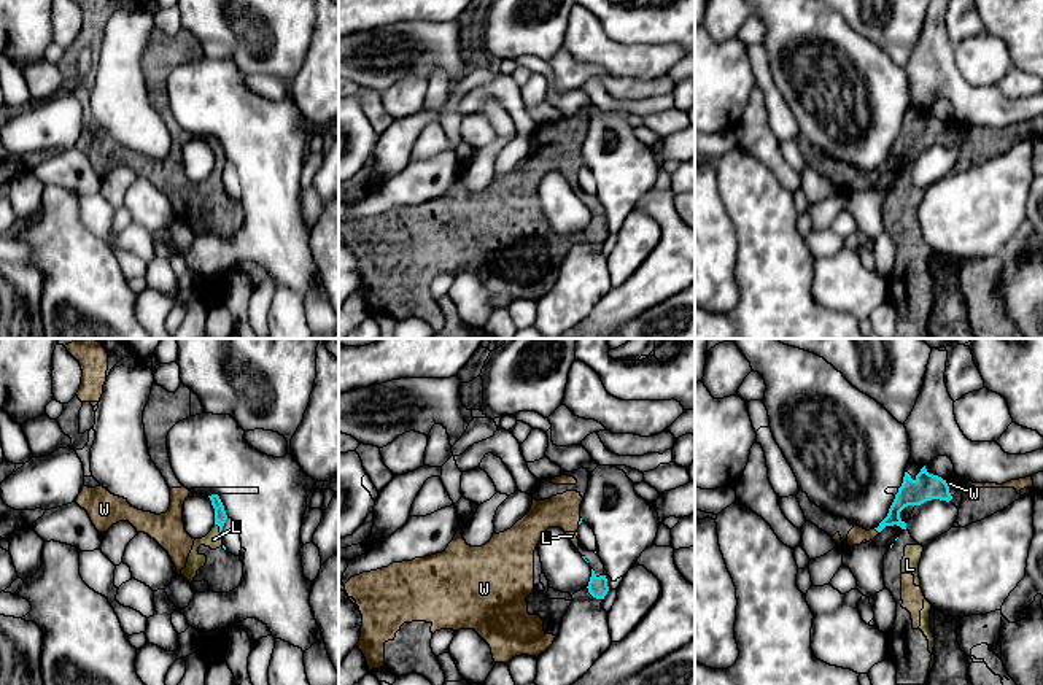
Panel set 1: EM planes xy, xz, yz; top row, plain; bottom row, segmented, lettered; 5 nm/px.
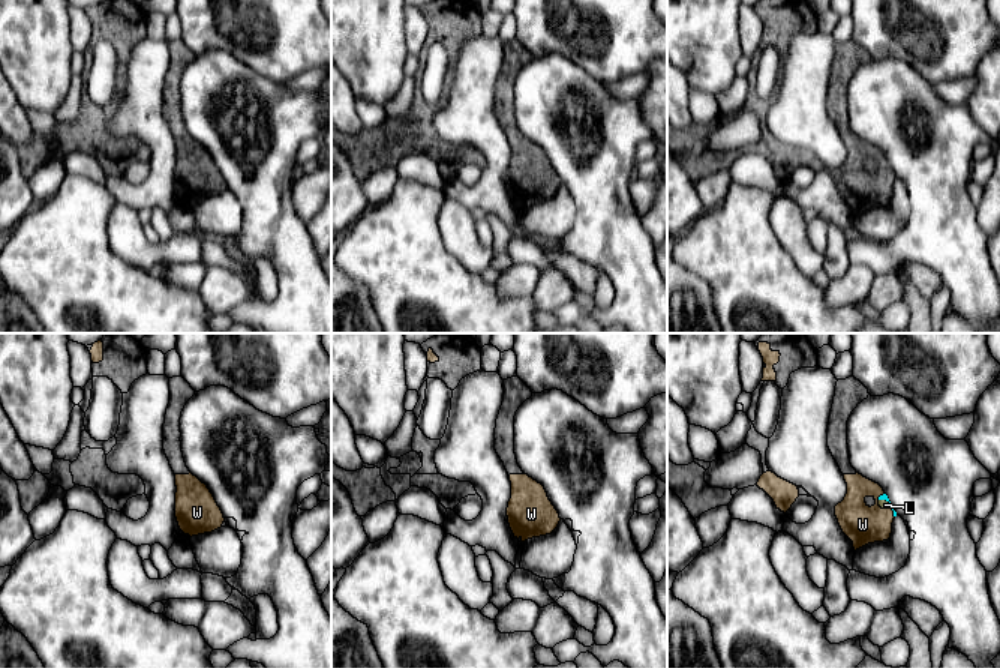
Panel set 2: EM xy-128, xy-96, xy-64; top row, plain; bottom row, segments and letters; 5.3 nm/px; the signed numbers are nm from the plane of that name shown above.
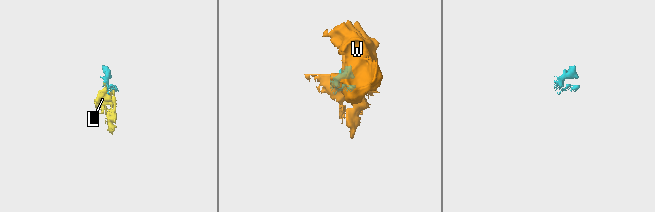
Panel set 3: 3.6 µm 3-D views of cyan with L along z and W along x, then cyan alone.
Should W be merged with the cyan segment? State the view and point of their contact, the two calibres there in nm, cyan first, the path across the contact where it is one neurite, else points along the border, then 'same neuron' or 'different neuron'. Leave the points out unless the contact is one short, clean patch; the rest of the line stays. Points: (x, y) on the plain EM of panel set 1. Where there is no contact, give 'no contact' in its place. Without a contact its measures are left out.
yz (876, 174) | 120/90 nm | same neuron

